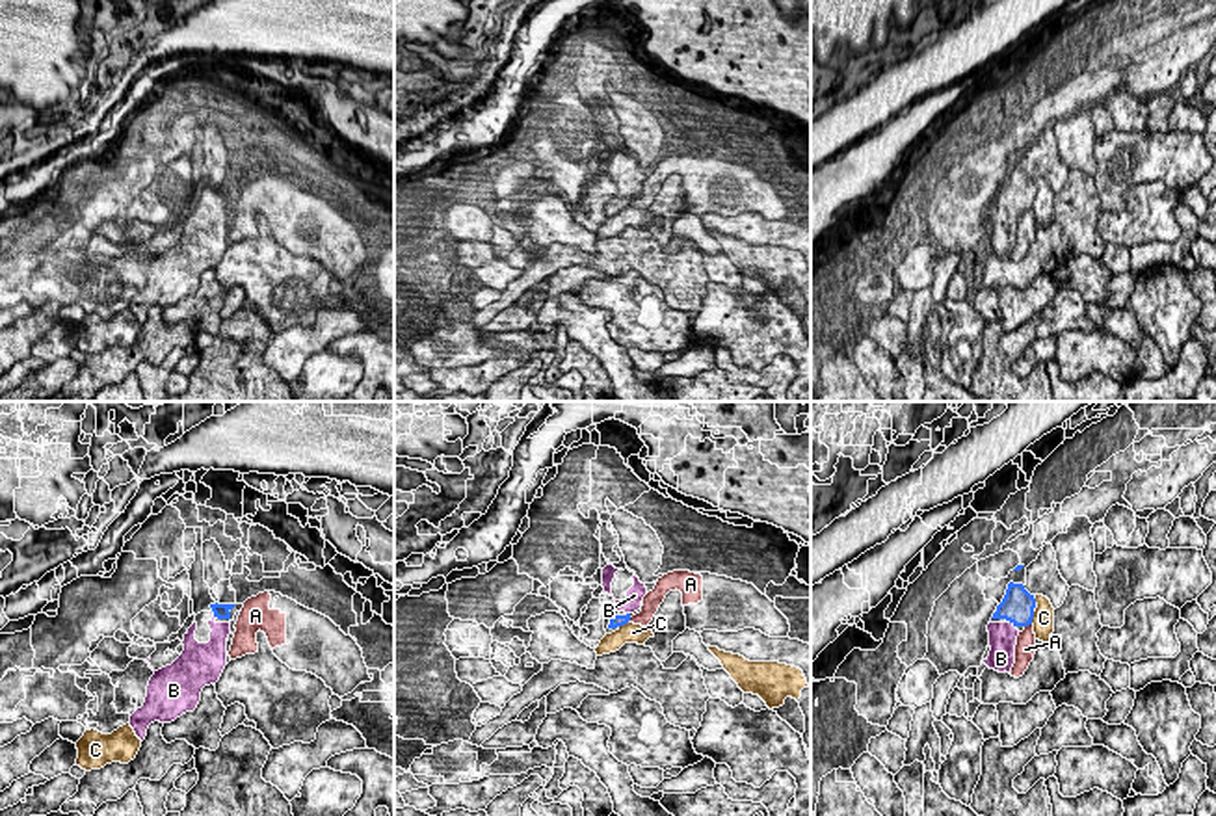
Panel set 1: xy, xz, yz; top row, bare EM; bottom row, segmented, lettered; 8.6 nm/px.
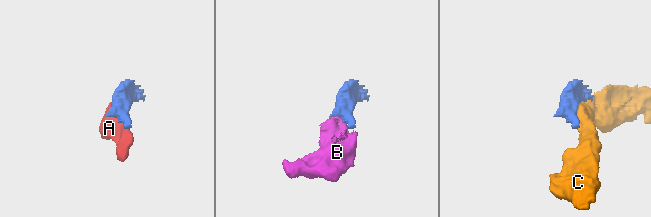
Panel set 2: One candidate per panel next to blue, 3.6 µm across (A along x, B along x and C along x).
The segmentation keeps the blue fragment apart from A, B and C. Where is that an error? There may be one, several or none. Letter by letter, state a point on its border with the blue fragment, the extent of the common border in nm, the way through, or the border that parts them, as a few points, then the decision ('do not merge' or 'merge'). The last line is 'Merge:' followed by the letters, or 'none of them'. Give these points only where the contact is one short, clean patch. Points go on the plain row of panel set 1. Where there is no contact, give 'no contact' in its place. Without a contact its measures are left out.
A: yz (1027, 209) | 70 nm | do not merge
B: yz (1014, 209) | 70 nm | across yz (1017, 190), (1014, 209), (1003, 220) | merge
C: yz (1032, 201) | 120 nm | do not merge
Merge: B

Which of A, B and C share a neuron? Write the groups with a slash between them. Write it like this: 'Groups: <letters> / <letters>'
Groups: A / B / C

